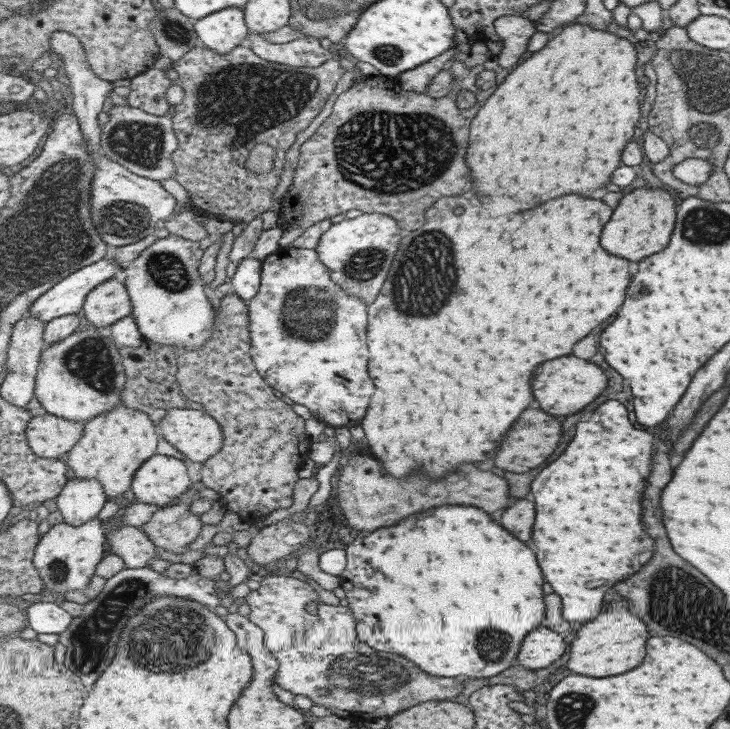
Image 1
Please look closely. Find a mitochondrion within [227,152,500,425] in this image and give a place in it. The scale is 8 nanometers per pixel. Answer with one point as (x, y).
(414, 294)

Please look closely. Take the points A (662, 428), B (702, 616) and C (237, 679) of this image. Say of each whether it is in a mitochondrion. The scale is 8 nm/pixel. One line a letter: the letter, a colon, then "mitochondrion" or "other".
A: other
B: mitochondrion
C: other

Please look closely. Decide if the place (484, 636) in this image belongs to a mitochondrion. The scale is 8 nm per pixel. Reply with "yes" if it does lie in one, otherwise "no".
yes

